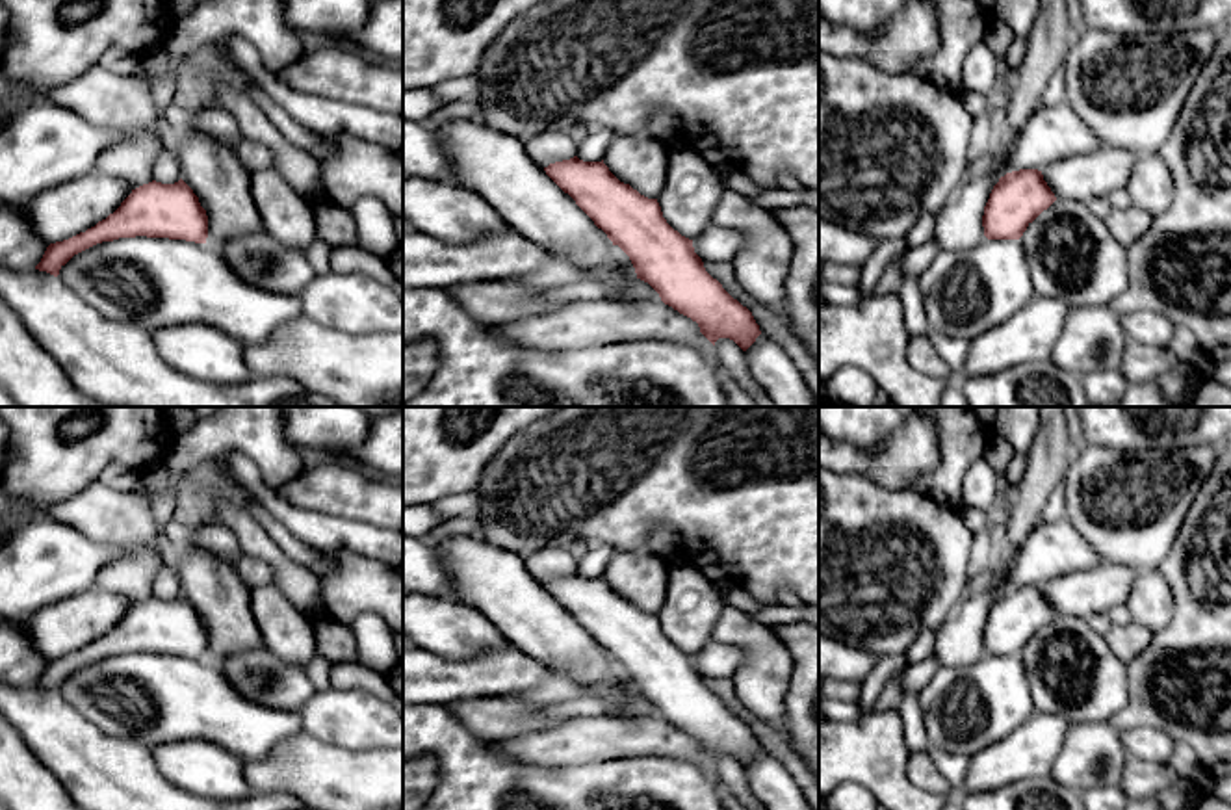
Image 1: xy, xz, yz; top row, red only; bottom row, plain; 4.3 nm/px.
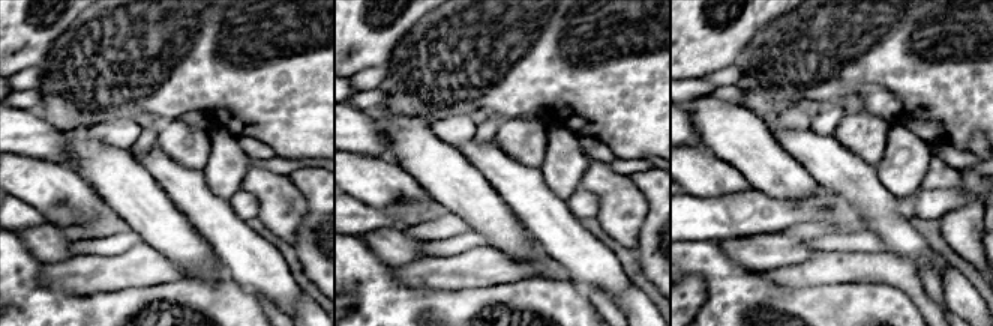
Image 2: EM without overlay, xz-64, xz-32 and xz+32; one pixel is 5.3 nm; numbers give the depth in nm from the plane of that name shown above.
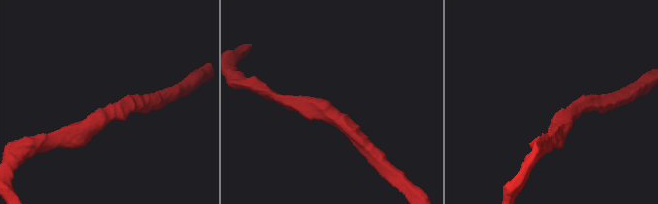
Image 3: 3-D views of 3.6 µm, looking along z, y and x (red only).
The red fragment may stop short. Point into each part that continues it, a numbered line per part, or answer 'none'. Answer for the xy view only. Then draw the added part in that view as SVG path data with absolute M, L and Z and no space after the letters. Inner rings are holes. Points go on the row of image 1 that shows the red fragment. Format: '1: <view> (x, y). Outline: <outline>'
none

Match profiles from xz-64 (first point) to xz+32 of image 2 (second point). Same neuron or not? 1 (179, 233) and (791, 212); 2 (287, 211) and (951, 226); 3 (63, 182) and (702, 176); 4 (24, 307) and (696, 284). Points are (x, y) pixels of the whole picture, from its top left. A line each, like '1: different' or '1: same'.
1: different
2: same
3: same
4: different

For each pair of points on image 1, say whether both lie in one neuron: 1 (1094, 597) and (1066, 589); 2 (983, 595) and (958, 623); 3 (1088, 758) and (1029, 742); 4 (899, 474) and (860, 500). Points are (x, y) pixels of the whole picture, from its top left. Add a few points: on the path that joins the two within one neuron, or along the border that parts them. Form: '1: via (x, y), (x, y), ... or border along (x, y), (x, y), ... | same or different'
1: via (1087, 593), (1074, 593) | same
2: via (979, 602), (966, 615) | same
3: border along (1072, 725), (1048, 775) | different
4: border along (840, 474), (858, 474), (881, 485), (910, 489) | different

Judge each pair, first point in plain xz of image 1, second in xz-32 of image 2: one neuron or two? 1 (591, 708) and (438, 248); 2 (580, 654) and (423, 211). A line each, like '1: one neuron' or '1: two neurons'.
1: one neuron
2: two neurons

